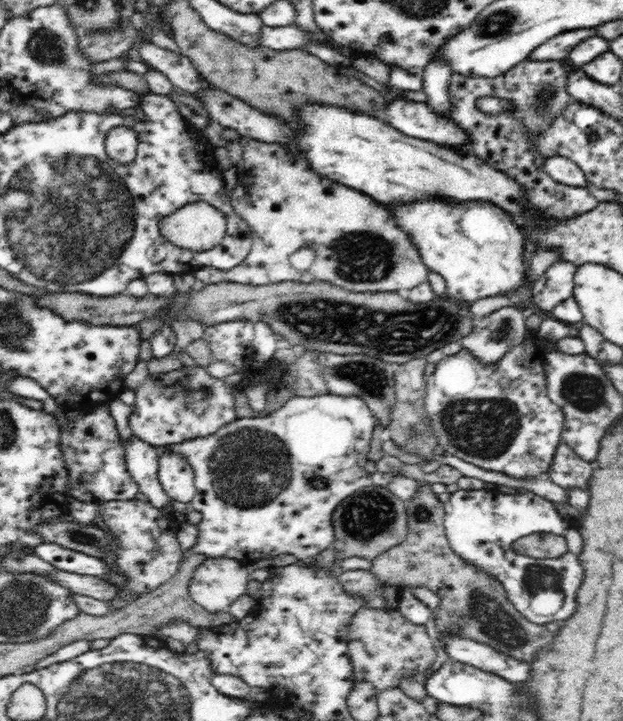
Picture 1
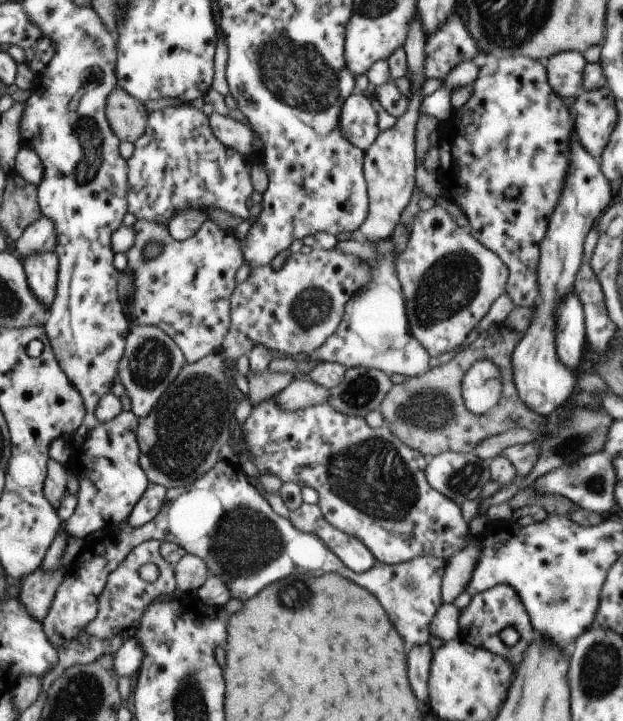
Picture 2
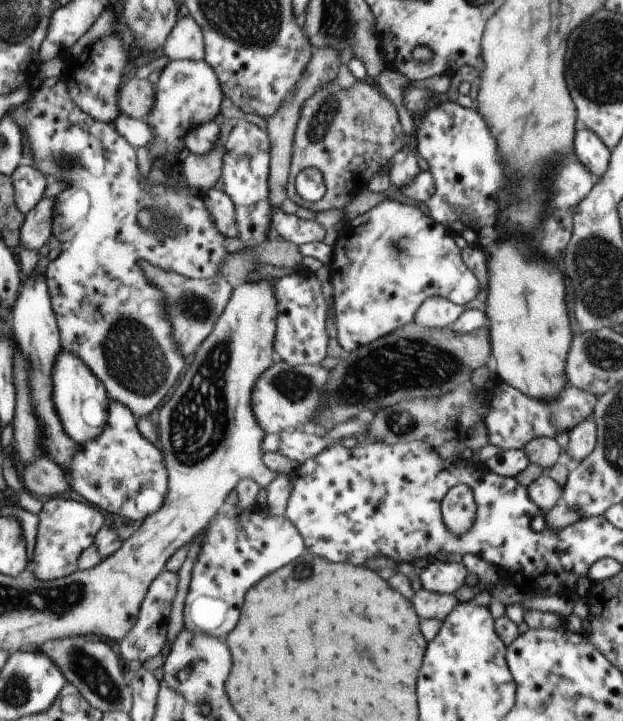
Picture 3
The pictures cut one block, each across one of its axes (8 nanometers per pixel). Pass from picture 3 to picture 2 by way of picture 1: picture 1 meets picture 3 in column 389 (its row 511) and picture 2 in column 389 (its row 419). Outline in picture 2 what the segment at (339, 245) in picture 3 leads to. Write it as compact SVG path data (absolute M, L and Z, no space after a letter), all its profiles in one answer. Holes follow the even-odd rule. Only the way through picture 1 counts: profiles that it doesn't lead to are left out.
M398 226L393 233L381 241L376 241L378 258L367 262L370 270L370 282L354 296L351 296L343 308L340 324L332 336L306 358L317 363L326 361L341 367L366 367L378 369L384 374L401 374L417 377L428 372L429 359L421 344L410 334L405 315L405 302L394 272L394 260L391 251L403 248L408 238L408 231Z

